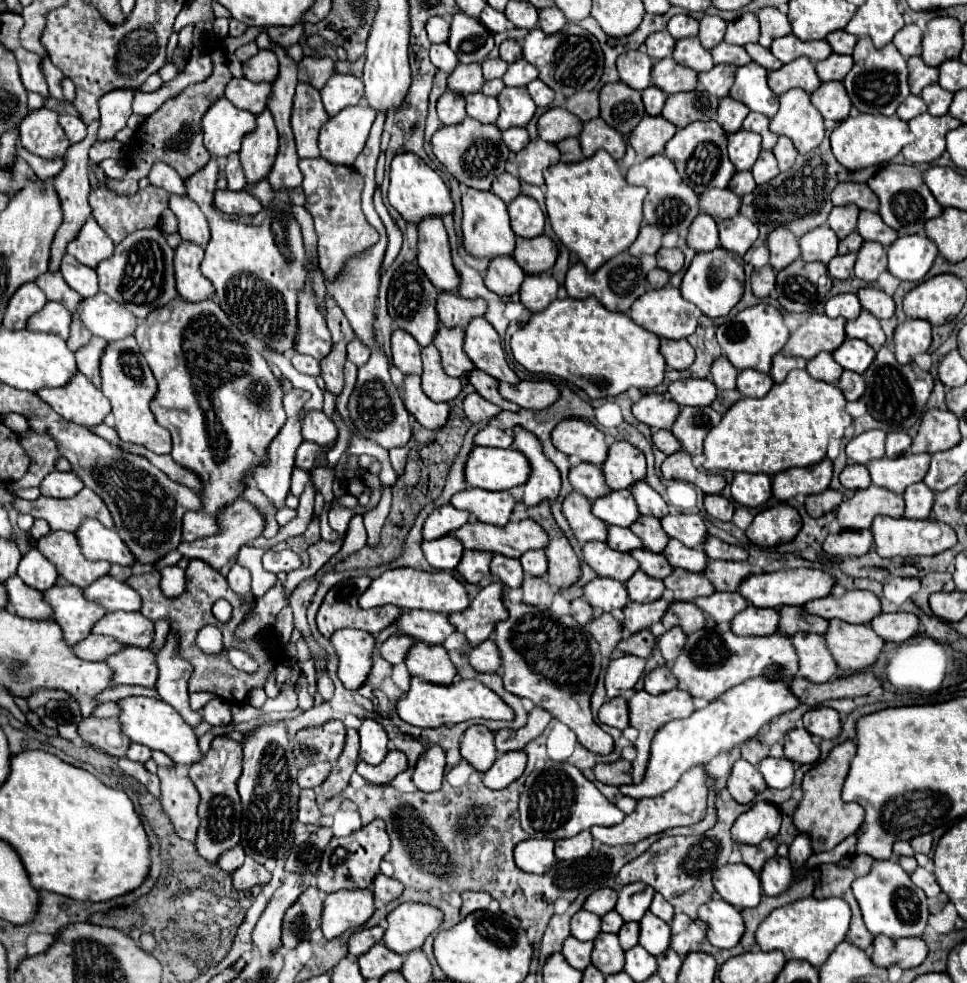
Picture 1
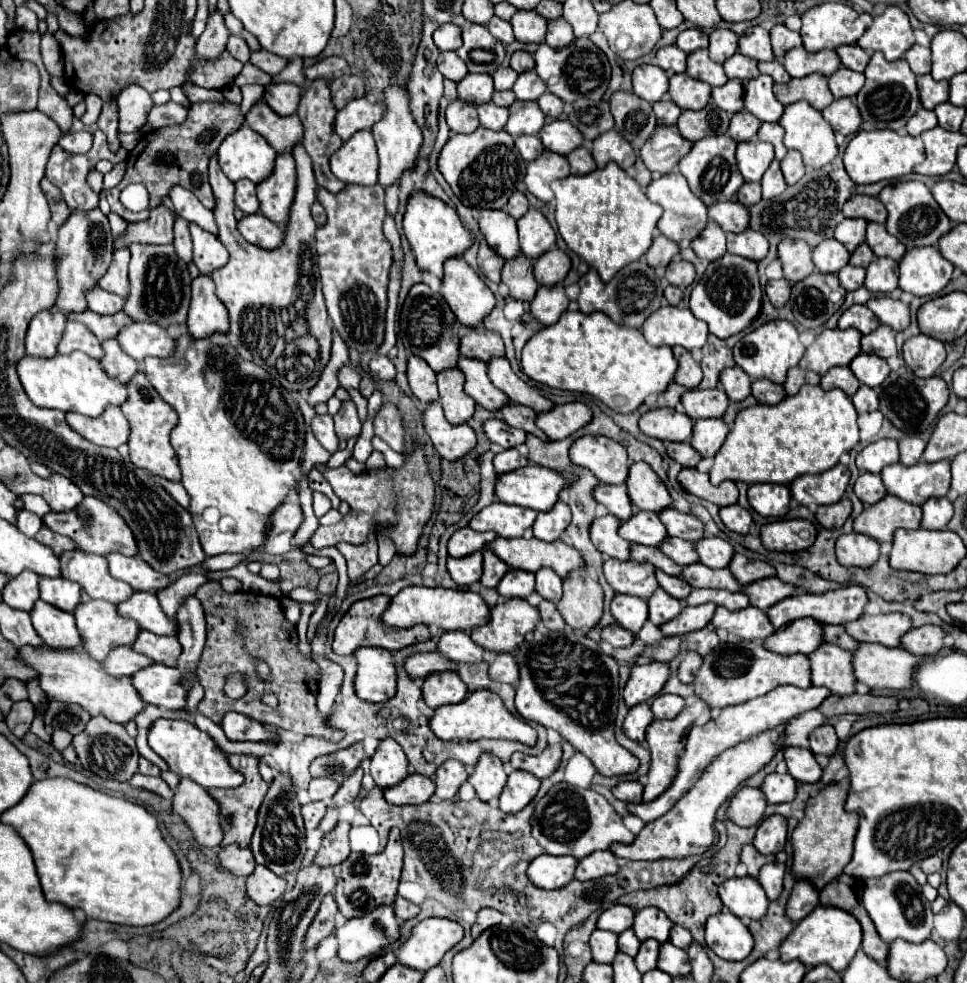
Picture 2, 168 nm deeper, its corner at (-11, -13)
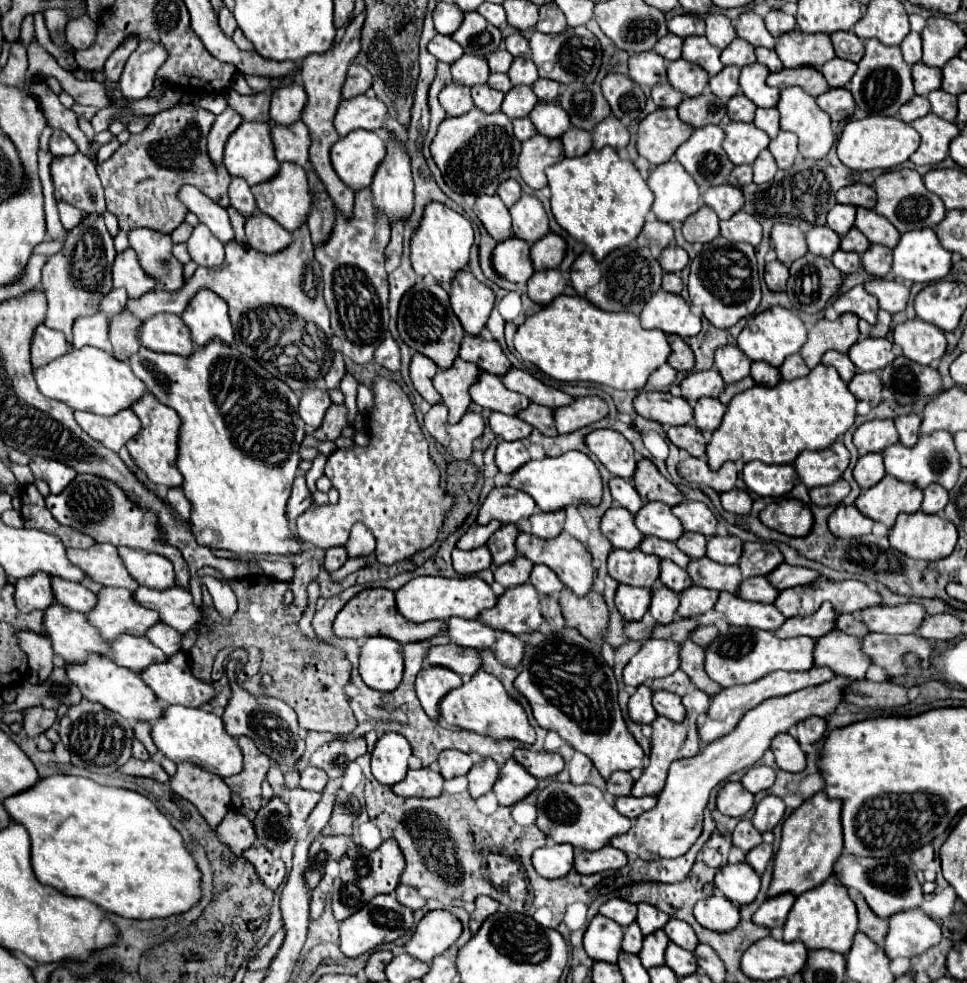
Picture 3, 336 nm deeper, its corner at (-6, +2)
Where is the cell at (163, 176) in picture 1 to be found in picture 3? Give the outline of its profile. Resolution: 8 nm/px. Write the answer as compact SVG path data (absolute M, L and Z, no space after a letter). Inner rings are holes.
M183 186L179 190L179 198L199 218L199 222L205 224L223 244L235 238L235 232L231 228L229 214L225 208L219 208L213 200L207 200L207 196L203 196L197 188L191 188L191 186Z

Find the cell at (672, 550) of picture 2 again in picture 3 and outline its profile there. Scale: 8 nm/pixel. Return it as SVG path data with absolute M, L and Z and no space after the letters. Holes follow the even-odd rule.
M685 532L683 540L677 542L677 548L687 552L691 558L703 558L707 552L707 538L697 532Z

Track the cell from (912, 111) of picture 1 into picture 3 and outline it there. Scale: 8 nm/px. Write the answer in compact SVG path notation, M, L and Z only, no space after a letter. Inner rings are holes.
M913 96L909 102L905 102L899 110L899 118L903 122L913 122L925 114L931 112L931 106L927 104L927 98L925 96Z

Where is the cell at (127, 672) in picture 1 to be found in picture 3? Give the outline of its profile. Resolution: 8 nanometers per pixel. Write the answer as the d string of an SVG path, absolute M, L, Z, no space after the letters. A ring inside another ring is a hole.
M183 652L171 656L167 664L153 664L147 672L141 672L141 678L165 704L203 706L215 696L209 682L203 682L191 674Z

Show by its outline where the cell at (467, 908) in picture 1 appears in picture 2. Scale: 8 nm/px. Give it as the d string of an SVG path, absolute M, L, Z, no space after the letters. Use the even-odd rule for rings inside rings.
M480 909L478 911L478 919L472 925L472 937L476 939L484 929L488 929L492 925L498 925L500 921L502 921L502 913L500 911L496 911L496 909Z

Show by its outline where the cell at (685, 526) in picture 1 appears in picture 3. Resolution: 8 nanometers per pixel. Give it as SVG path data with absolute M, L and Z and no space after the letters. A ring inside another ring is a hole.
M713 536L707 542L707 556L719 564L739 564L743 542L737 536Z

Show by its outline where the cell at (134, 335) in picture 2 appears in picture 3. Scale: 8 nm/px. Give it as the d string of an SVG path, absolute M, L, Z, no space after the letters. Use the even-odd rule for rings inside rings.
M159 314L145 320L139 338L145 348L155 352L179 356L191 356L195 352L191 330L185 326L185 322L181 322L181 316L175 314Z

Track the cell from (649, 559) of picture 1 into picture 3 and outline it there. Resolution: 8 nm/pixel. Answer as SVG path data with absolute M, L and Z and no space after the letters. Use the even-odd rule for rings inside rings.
M661 560L661 576L659 576L659 580L663 582L663 586L671 588L673 592L681 592L681 590L693 586L693 580L687 574L687 570L675 566L671 560Z

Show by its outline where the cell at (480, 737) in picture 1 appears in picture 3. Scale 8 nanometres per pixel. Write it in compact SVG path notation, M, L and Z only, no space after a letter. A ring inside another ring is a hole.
M483 758L483 760L477 762L477 764L469 770L469 774L467 774L467 778L469 778L469 794L471 794L473 798L479 798L479 796L487 794L487 792L493 788L497 776L499 776L497 764L495 764L493 760Z

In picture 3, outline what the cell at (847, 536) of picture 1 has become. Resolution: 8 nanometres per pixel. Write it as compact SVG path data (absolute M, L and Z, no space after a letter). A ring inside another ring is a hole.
M839 504L829 516L829 530L839 538L855 538L871 532L873 520L863 516L853 504Z

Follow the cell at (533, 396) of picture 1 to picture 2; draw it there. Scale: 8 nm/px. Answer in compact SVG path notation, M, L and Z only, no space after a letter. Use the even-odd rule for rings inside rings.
M564 403L554 405L550 411L540 411L536 415L536 425L548 435L548 439L564 439L584 427L592 419L592 411L584 403Z

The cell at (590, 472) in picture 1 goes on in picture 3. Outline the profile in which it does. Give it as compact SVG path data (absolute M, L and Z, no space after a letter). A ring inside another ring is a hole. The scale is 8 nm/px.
M611 478L609 488L611 488L613 500L617 502L617 506L627 508L631 514L637 514L637 512L641 510L643 500L641 500L641 496L637 494L637 490L635 490L635 486L633 486L631 480L625 480L625 478Z

